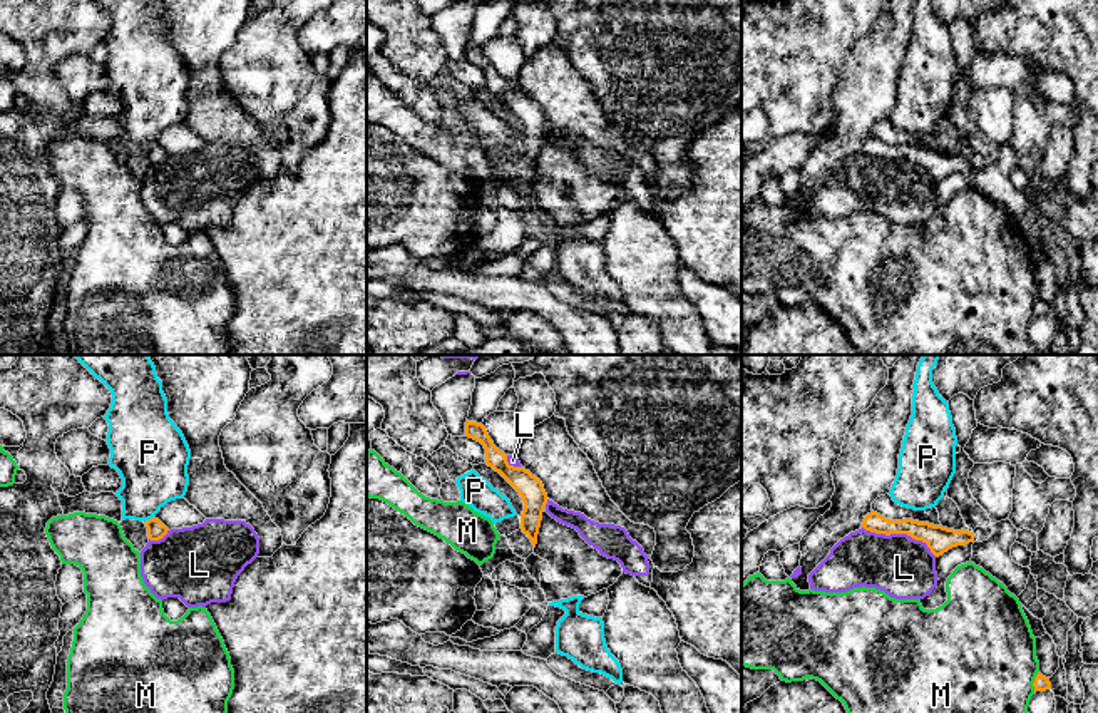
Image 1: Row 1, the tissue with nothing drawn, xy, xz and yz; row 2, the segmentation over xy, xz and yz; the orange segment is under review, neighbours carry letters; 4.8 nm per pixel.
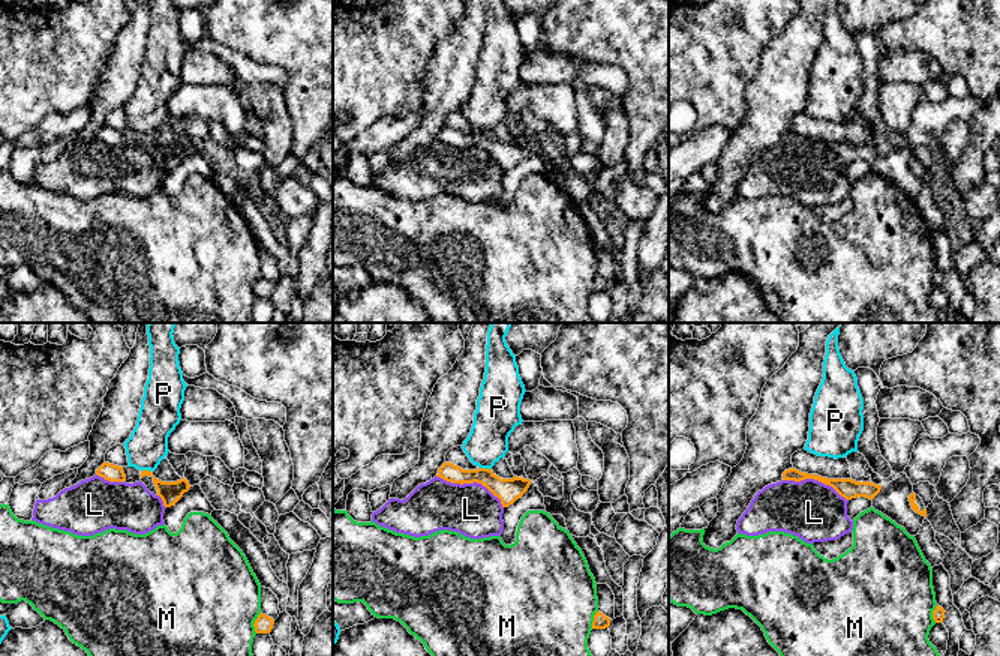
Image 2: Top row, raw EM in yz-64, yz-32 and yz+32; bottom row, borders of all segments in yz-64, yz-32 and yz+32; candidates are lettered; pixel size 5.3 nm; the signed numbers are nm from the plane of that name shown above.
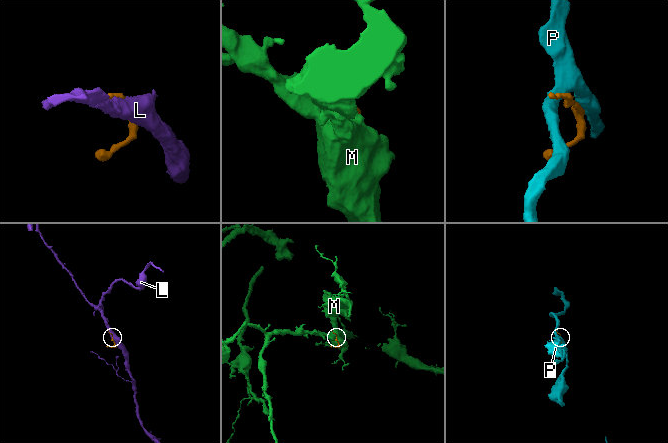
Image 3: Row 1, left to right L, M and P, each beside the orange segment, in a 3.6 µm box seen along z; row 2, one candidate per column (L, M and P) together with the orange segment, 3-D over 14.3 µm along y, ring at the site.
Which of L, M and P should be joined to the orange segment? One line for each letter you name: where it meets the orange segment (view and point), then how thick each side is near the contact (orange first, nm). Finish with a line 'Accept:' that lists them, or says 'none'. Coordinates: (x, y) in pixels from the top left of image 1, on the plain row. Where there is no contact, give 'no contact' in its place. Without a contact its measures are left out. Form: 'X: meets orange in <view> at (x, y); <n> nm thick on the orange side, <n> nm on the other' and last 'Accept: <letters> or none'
Accept: none

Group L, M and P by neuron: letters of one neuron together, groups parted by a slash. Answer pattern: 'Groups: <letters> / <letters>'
Groups: L / M / P

